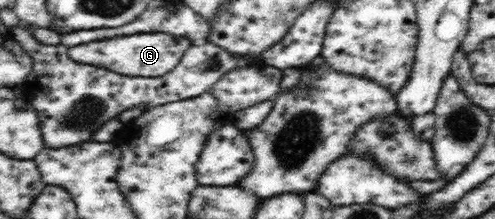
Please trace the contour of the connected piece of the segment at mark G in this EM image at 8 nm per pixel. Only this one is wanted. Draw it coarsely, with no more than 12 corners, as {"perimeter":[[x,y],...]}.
{"perimeter":[[139,33],[71,47],[77,63],[153,78],[173,71],[193,43]]}

